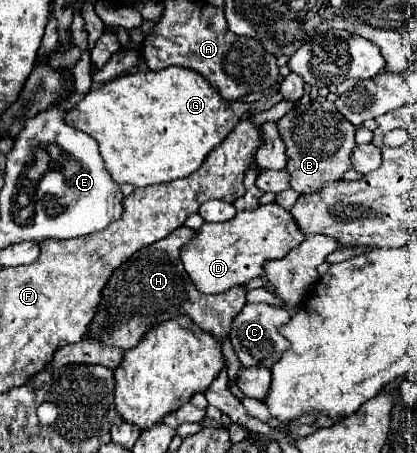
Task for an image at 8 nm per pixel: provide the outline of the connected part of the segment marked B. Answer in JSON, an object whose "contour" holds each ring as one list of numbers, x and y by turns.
{"contour":[[315,98,299,100,279,122,279,134,287,146,287,172,290,176,290,188,299,194,309,194,321,190,329,180,341,180,343,172,351,170,351,150,355,144,355,126,347,122,335,104]]}

